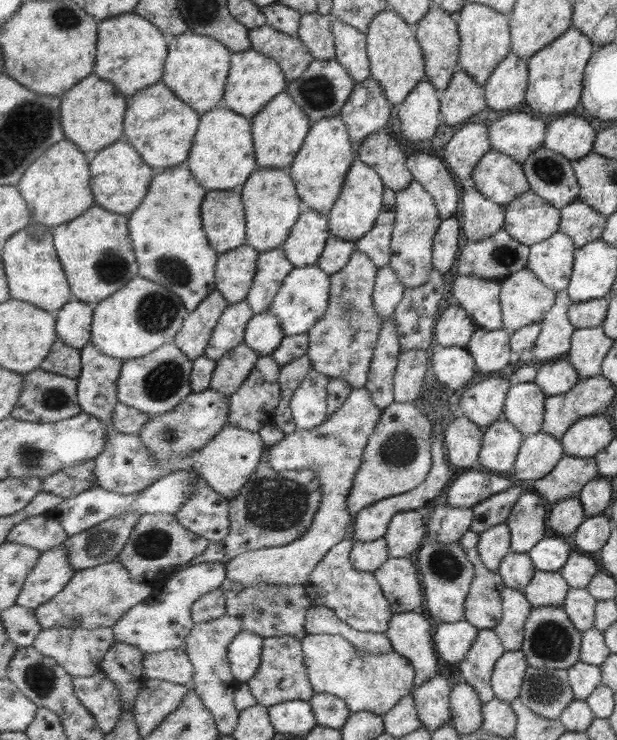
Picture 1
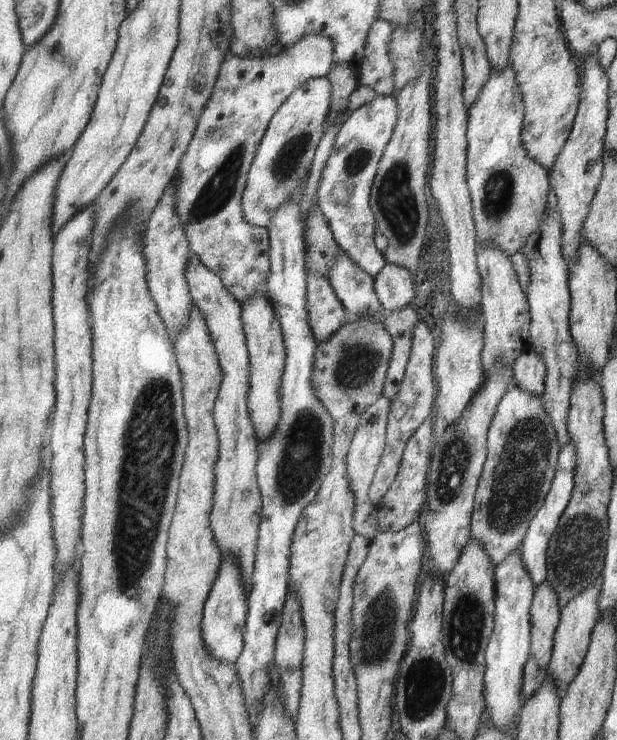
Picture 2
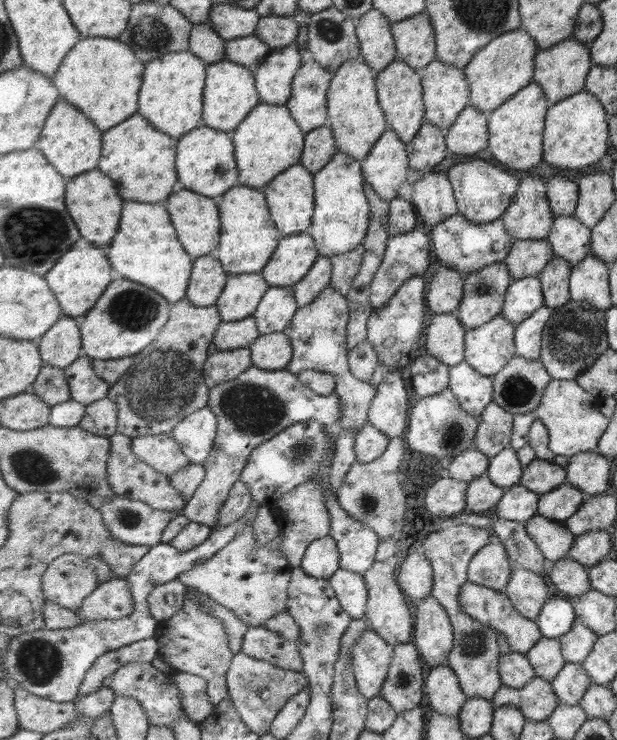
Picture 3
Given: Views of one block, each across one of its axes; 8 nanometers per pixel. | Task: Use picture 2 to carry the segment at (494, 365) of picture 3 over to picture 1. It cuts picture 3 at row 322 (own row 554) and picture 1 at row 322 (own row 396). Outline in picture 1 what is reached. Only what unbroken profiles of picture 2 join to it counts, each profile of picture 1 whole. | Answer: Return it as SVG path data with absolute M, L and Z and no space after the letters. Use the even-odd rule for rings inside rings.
M529 268L501 283L504 328L511 333L536 322L542 323L558 297L558 291L544 283Z

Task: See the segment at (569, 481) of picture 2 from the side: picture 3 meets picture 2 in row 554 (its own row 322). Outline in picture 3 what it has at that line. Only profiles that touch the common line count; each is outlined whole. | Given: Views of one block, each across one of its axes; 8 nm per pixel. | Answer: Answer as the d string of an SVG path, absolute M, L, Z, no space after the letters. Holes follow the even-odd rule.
M543 305L535 311L526 321L516 328L516 354L523 358L538 360L541 356L544 333L547 321L553 316L554 309Z

